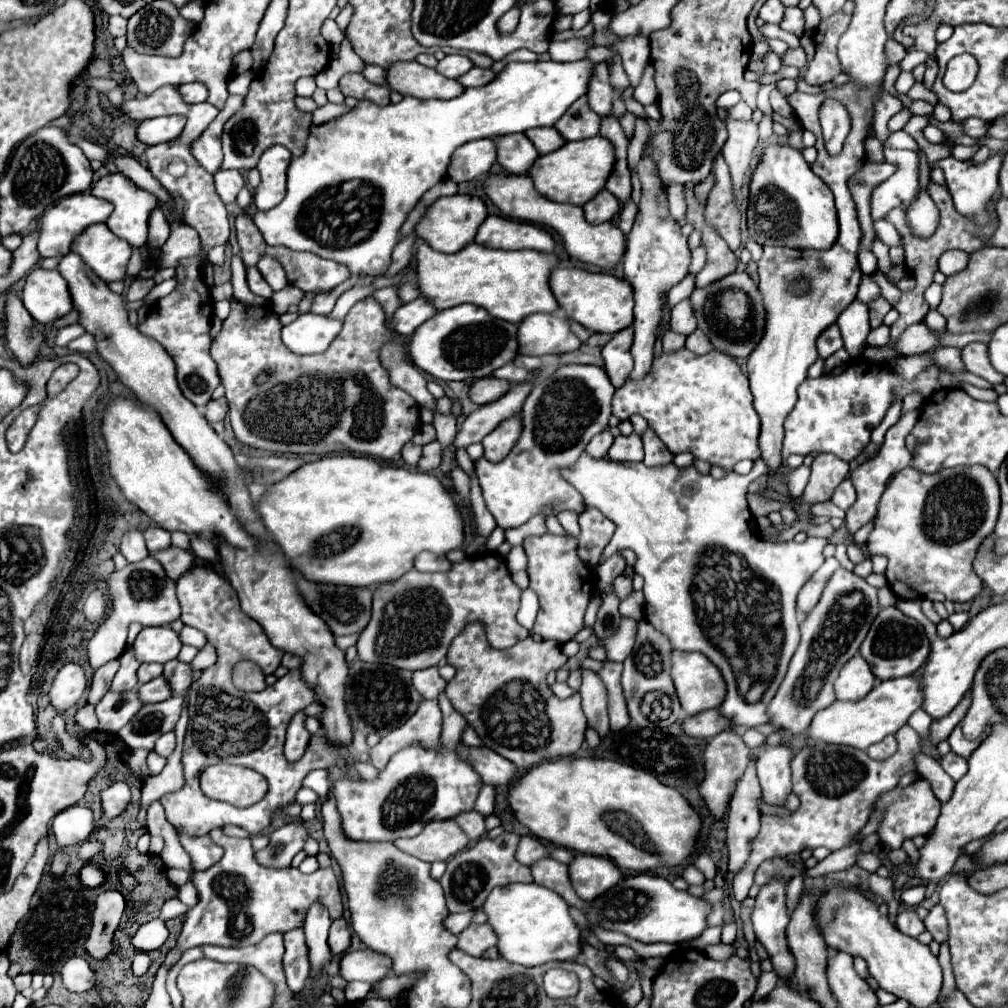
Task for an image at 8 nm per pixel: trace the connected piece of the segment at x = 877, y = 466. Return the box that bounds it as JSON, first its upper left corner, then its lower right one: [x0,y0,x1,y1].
[846,410,918,534]

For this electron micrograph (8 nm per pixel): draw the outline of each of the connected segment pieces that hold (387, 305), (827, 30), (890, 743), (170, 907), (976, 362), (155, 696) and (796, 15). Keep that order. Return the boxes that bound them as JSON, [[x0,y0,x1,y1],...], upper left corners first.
[[370,286,400,316],[806,12,850,86],[866,736,896,760],[160,898,186,920],[962,342,1006,384],[138,676,172,704],[780,8,804,34]]

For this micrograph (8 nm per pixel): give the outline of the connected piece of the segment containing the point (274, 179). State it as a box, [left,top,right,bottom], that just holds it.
[254,146,292,210]

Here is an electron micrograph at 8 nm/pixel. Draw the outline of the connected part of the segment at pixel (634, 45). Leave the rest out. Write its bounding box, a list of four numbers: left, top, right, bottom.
[608,36,650,88]

